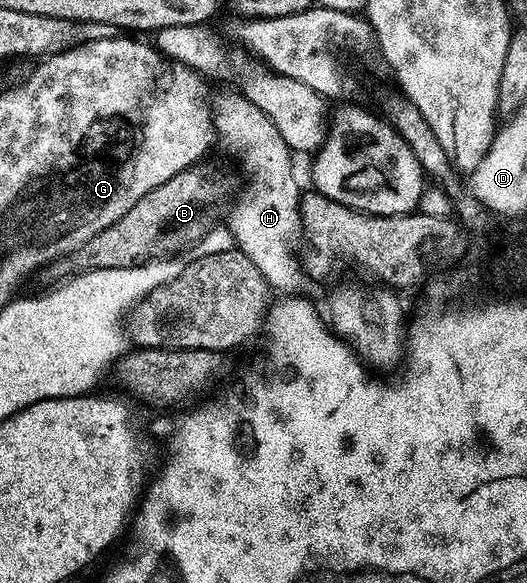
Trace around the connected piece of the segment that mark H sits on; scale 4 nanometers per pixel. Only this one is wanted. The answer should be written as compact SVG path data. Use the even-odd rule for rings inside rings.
M243 93L224 94L214 102L214 128L230 153L236 154L248 183L232 206L226 225L232 233L235 249L246 252L273 291L292 296L306 283L306 275L297 252L302 246L300 196L302 185L292 171L293 151L278 136L278 128L270 124L266 112L255 106Z

